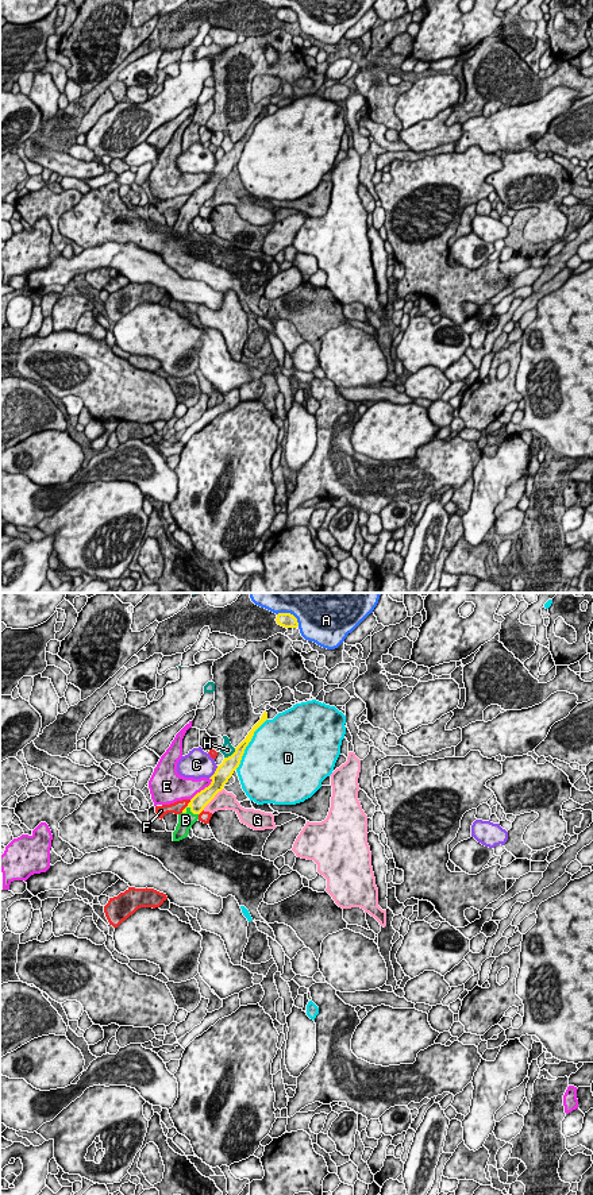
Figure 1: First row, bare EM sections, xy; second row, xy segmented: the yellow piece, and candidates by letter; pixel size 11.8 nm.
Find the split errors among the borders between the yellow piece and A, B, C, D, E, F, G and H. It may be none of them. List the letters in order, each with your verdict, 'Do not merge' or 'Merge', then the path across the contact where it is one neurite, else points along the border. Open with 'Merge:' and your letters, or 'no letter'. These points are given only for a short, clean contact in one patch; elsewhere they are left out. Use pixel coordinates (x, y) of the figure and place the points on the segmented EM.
Merge: B
A: Do not merge
B: Merge. Path across: xy (197, 804), (191, 810), (185, 820)
C: Do not merge. Boundary: xy (218, 766), (208, 778)
D: Do not merge
E: Do not merge
F: Do not merge
G: Do not merge
H: Do not merge

